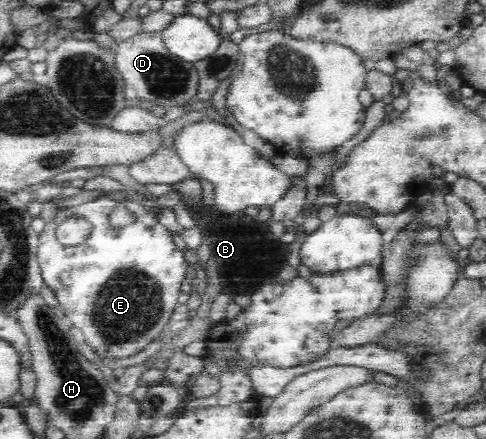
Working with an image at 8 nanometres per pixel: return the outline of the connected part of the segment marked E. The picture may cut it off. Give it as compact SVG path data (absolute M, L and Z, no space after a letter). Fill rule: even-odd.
M108 194L76 207L60 208L56 220L46 224L39 234L37 253L43 282L64 308L65 315L72 321L72 329L103 360L130 358L146 350L152 342L158 340L162 330L173 323L170 316L179 305L178 296L182 292L182 281L186 279L188 263L184 259L185 253L174 245L172 232L162 226L156 217L152 217L145 202L131 196ZM118 206L128 210L132 218L130 224L112 226L112 214L118 210ZM69 217L81 217L92 226L88 238L78 246L62 246L55 235L57 227Z

